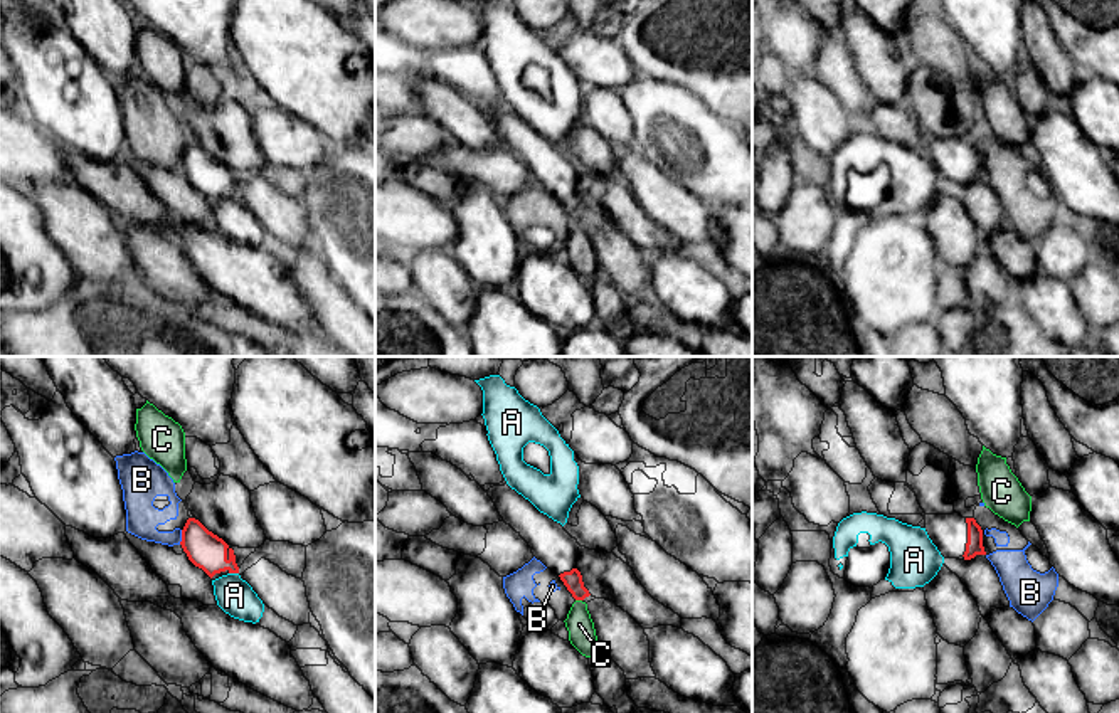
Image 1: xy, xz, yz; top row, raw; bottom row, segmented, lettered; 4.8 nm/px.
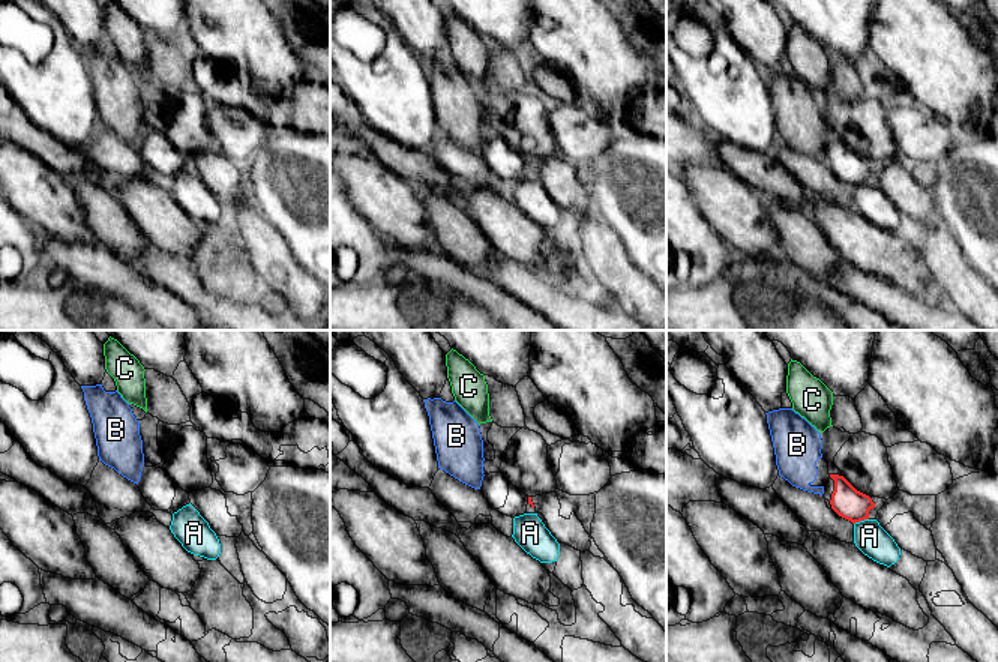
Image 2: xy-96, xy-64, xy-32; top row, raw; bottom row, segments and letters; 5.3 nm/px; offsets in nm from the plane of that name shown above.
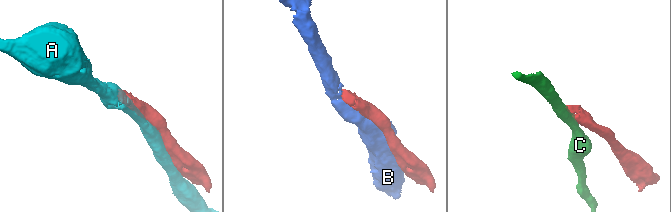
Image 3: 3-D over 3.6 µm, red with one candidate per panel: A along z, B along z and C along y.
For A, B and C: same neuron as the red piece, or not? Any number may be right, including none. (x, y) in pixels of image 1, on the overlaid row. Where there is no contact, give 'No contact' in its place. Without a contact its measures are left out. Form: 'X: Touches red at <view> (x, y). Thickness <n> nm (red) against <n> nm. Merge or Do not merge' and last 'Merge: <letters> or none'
A: Touches red at xy (234, 572). Thickness 180 nm (red) against 180 nm. Do not merge
B: Touches red at xy (182, 537). Thickness 180 nm (red) against 160 nm. Do not merge
C: Touches red at xz (579, 599). Thickness 90 nm (red) against 130 nm. Do not merge
Merge: none

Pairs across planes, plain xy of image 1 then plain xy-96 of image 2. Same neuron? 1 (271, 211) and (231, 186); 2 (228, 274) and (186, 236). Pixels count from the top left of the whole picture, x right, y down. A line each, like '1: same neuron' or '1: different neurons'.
1: same neuron
2: same neuron

